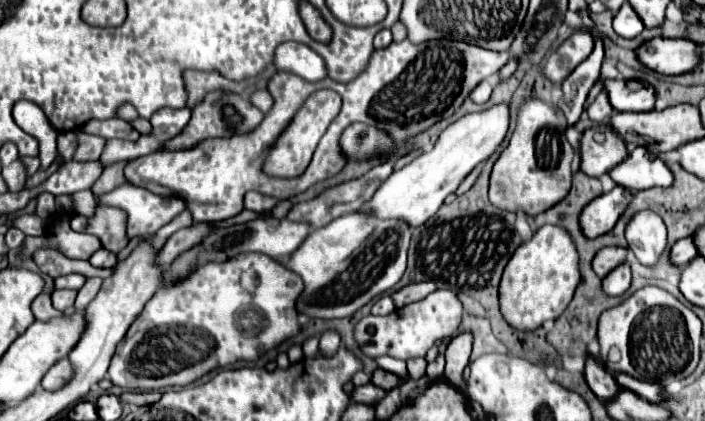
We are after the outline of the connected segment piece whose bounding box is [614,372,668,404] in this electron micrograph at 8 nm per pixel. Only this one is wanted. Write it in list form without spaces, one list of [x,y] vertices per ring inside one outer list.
[[[622,372],[614,374],[614,378],[616,378],[616,382],[618,382],[620,388],[626,388],[626,390],[642,396],[644,400],[652,402],[652,404],[660,404],[660,402],[668,400],[668,396],[664,394],[664,390],[662,390],[660,384],[642,382],[642,380],[636,380],[636,378],[632,378],[632,376],[628,376],[628,374],[622,374]]]

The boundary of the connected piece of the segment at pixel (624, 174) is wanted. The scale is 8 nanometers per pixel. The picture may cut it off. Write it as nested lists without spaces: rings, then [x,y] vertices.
[[[644,146],[630,150],[628,158],[610,170],[610,176],[618,186],[630,190],[668,188],[670,184],[674,184],[674,174],[666,166],[666,162]]]

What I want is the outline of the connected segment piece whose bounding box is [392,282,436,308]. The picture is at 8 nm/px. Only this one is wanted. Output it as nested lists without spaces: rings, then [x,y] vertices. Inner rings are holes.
[[[416,282],[416,284],[408,284],[408,286],[400,288],[398,292],[394,292],[392,294],[392,300],[394,300],[396,308],[402,308],[406,304],[412,304],[412,302],[422,300],[424,296],[428,296],[434,290],[436,290],[436,284],[434,282]]]

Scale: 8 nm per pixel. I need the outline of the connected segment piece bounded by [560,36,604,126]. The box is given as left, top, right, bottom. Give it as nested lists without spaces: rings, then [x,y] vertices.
[[[594,36],[592,54],[562,82],[564,96],[560,102],[560,110],[566,114],[570,126],[574,126],[580,120],[580,114],[584,112],[588,90],[594,86],[594,82],[600,77],[602,58],[604,58],[602,38]]]

